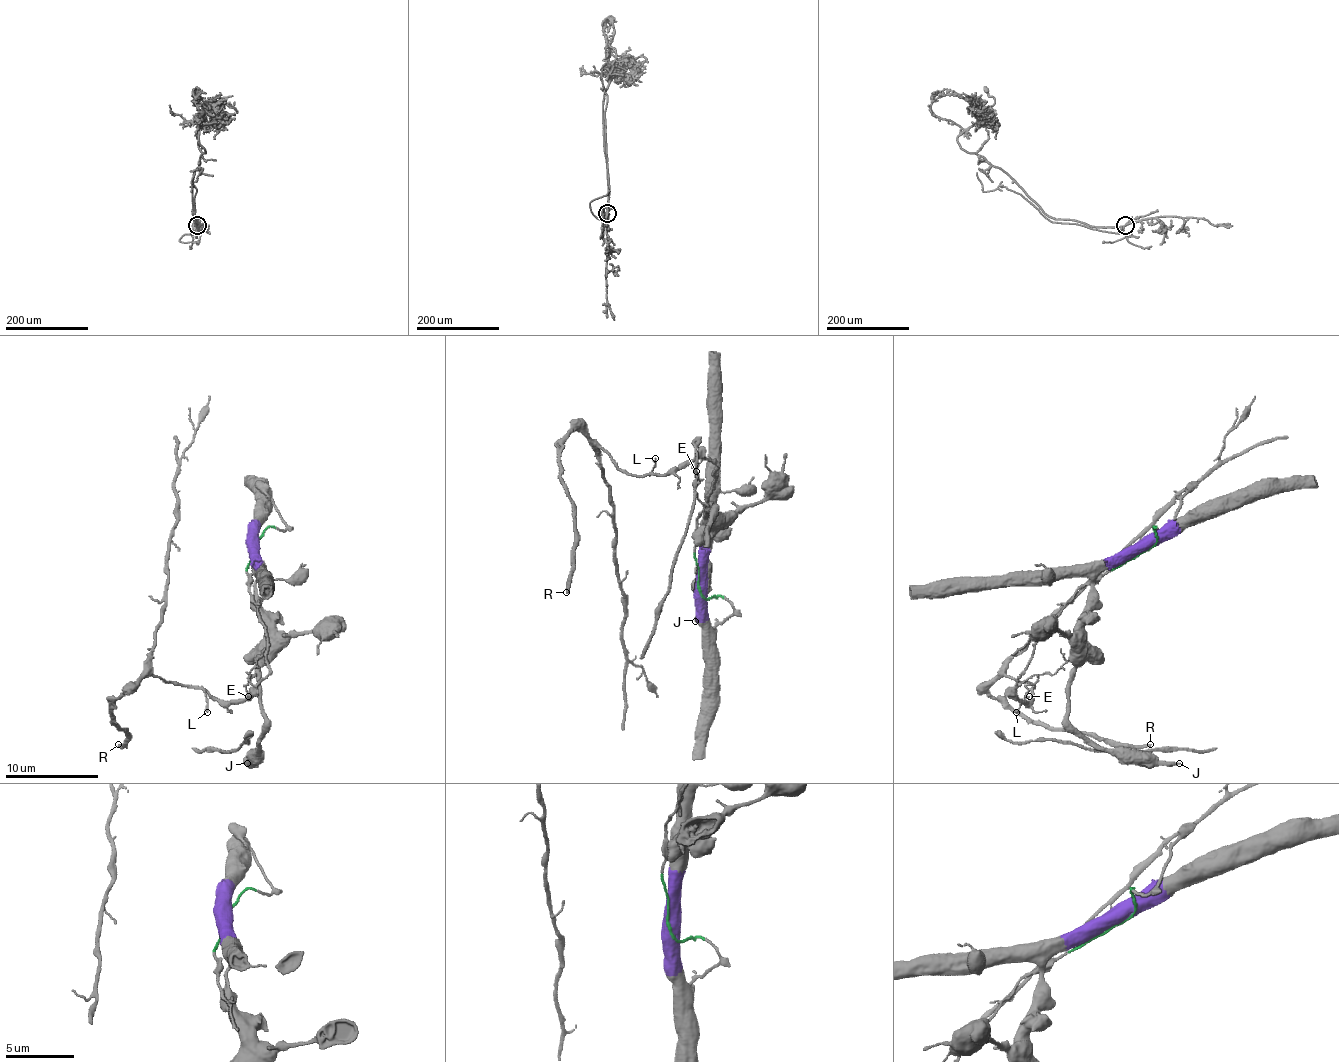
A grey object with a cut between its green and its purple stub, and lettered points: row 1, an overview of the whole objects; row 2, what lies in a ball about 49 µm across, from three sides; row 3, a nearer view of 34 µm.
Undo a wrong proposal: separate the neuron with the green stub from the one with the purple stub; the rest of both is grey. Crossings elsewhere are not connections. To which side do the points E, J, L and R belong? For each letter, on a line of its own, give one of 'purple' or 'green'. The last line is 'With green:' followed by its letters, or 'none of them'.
E: green
J: purple
L: green
R: green
With green: E, L, R

